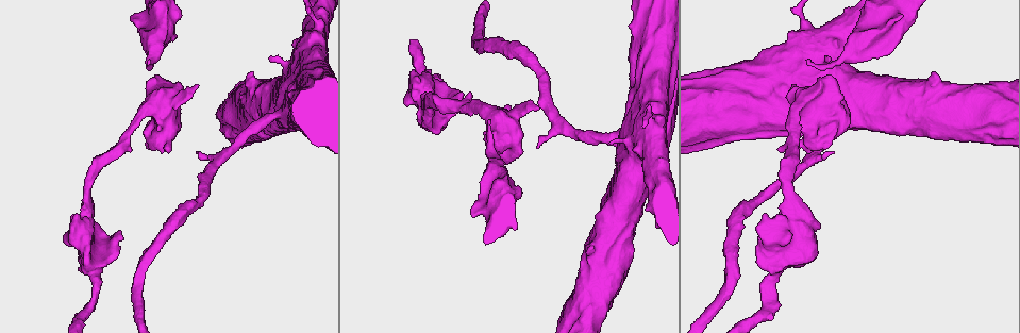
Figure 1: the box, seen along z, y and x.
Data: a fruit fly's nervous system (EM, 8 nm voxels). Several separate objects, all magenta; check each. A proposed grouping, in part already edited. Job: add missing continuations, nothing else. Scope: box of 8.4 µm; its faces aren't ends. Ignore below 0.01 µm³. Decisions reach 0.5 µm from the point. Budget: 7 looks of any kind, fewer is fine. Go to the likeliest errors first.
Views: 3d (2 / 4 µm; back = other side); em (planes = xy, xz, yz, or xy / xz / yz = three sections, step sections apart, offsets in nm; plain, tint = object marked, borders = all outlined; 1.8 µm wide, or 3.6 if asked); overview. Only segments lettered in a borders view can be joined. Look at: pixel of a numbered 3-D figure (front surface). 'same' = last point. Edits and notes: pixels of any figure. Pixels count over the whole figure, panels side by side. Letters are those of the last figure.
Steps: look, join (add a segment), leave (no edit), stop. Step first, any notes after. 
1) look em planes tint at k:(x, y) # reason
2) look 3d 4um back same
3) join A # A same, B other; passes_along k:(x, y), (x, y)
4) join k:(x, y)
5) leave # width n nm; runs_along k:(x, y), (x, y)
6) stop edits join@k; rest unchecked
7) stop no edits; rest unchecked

look 3d 2um at 1:(805, 60) # tapers out

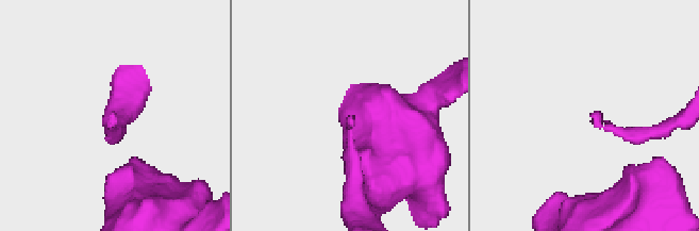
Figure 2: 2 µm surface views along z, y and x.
look em planes borders at 2:(592, 117) # now the EM

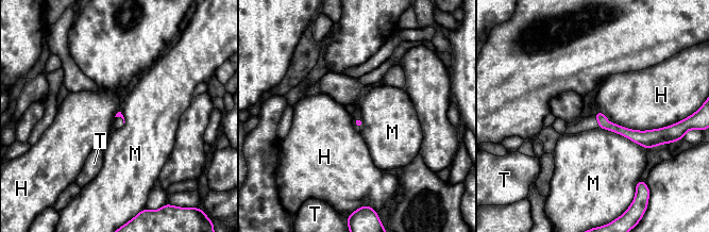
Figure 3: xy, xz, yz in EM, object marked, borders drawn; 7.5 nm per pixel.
leave # H other, M other, T other; border 3:(597, 127), (621, 134), (646, 149); none of them fits

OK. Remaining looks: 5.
look 3d 4um at 1:(421, 110) # a fork

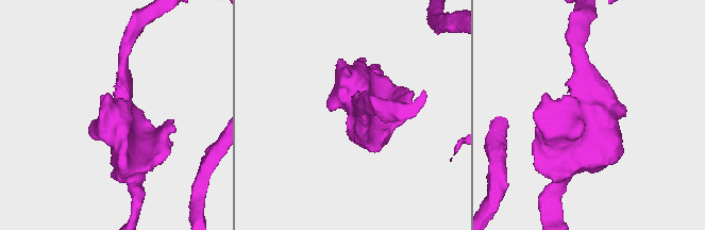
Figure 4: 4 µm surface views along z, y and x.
look em 3.6um xz step 8 tint at 4:(587, 104) # need the tissue

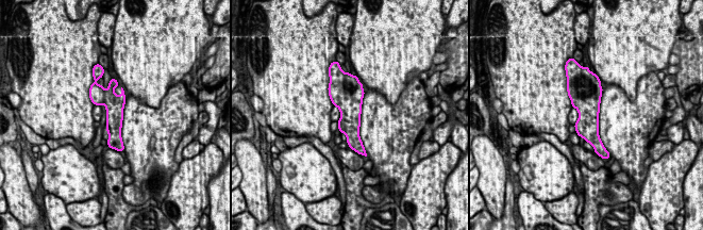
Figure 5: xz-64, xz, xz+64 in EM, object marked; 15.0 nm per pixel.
look em 3.6um planes borders same # cut it another way

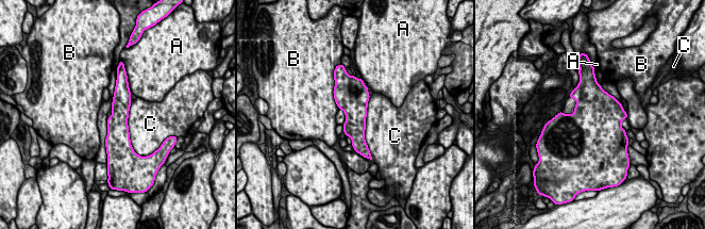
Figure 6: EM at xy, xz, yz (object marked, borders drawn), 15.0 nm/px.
leave # longest_contact C 850 nm; A other, B other, C other; border 6:(370, 96), (365, 130), (369, 152); no lettered segment goes on from it

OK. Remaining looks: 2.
look em yz step 16 borders at 1:(271, 60) # an open end

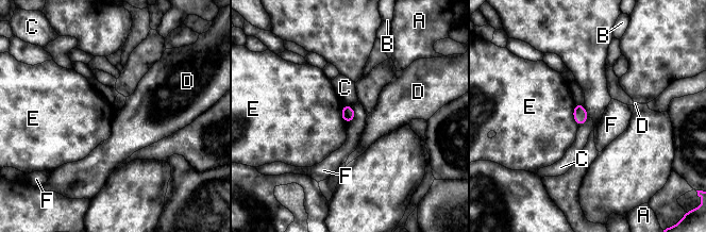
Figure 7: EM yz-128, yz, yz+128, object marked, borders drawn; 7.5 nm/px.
look em planes borders same # another direction

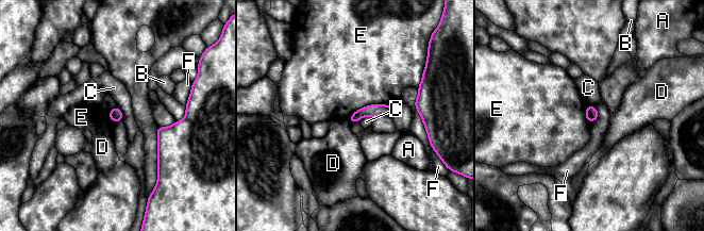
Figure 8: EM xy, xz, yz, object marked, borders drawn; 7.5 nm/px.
leave # A other, B other, C other, D other, E other, F other; border 8:(596, 106), (598, 117), (590, 124); none of them fits

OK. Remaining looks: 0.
stop no edits; rest unchecked

